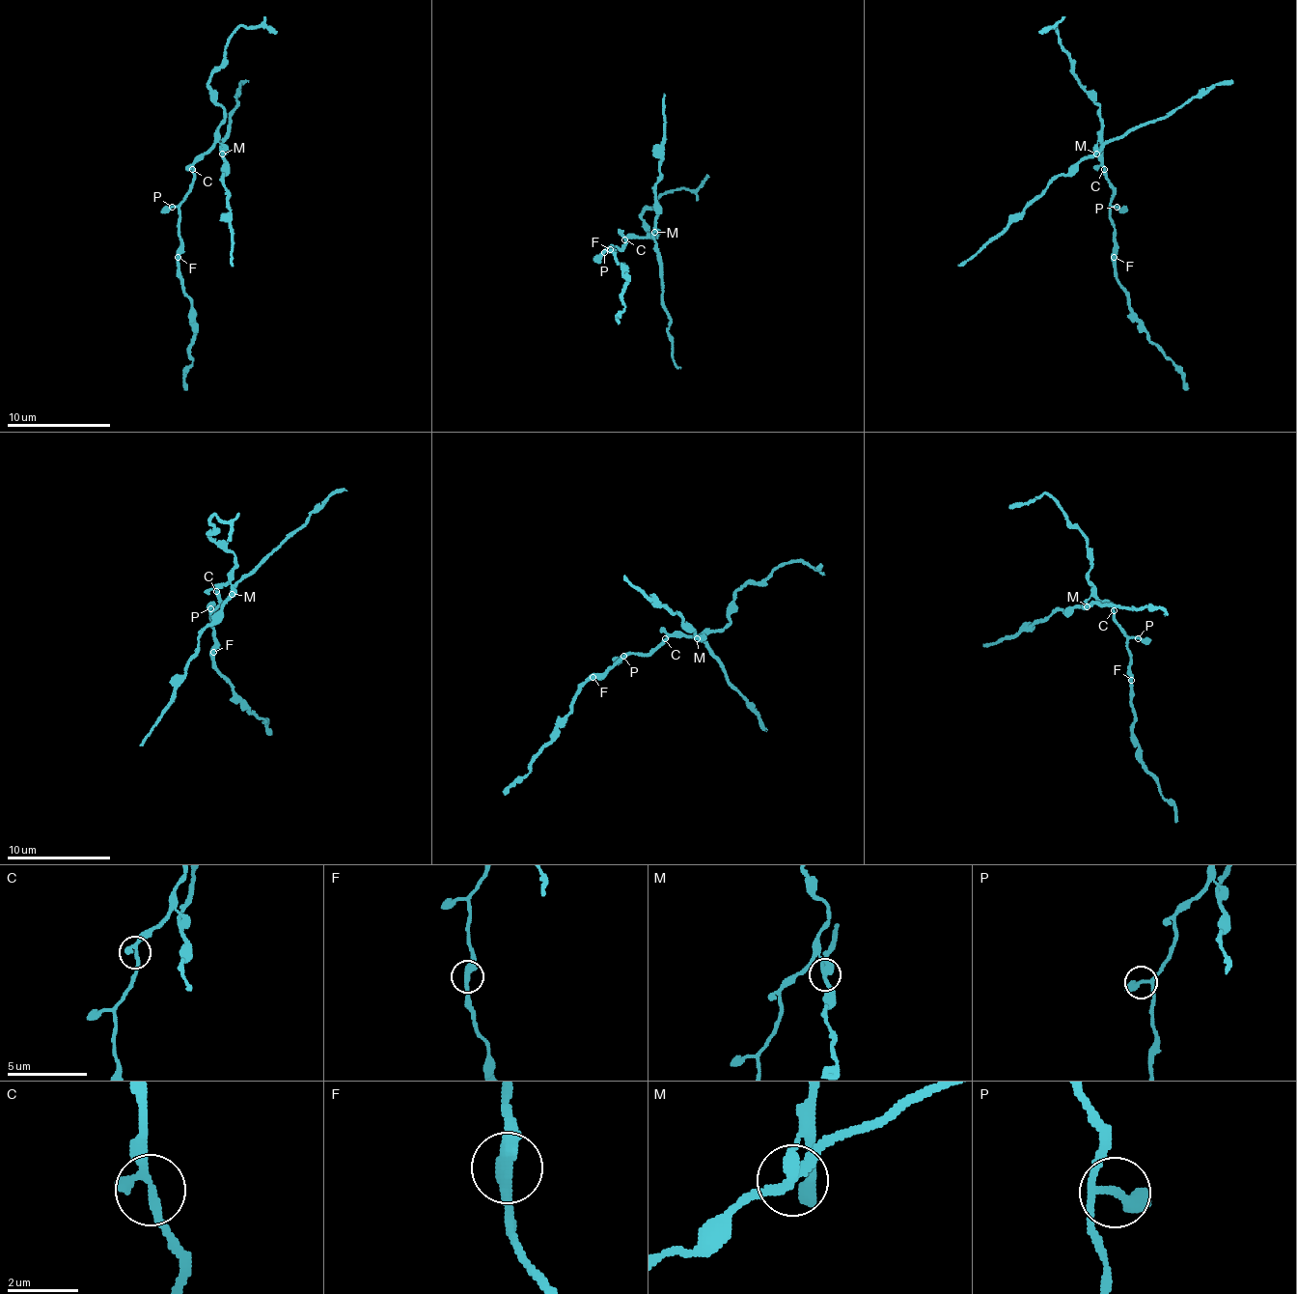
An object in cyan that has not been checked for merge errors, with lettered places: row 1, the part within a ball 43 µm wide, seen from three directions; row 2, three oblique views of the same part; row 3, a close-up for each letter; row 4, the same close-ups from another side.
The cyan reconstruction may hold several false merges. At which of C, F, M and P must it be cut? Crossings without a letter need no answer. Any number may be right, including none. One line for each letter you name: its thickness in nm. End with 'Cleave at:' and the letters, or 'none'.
M: 280 nm thick
Cleave at: M

